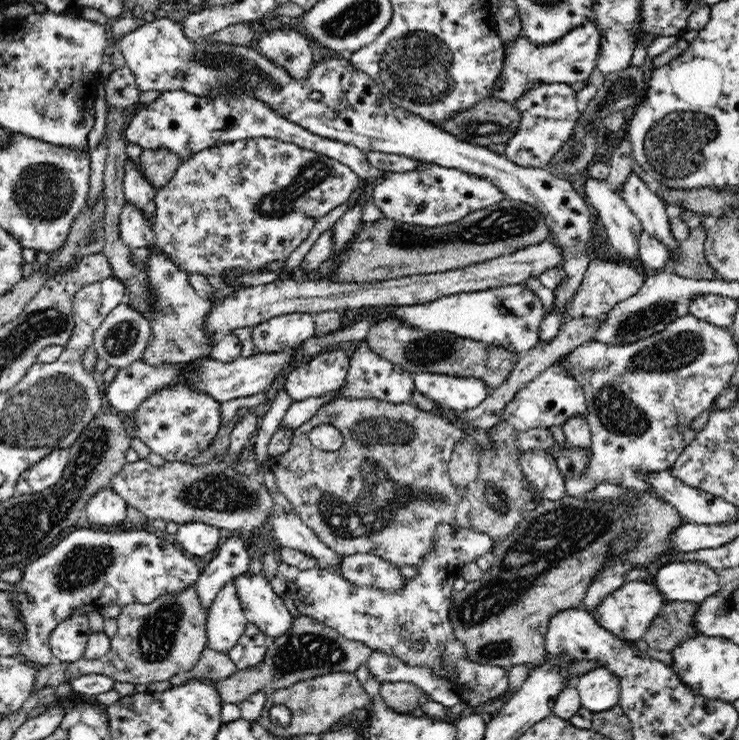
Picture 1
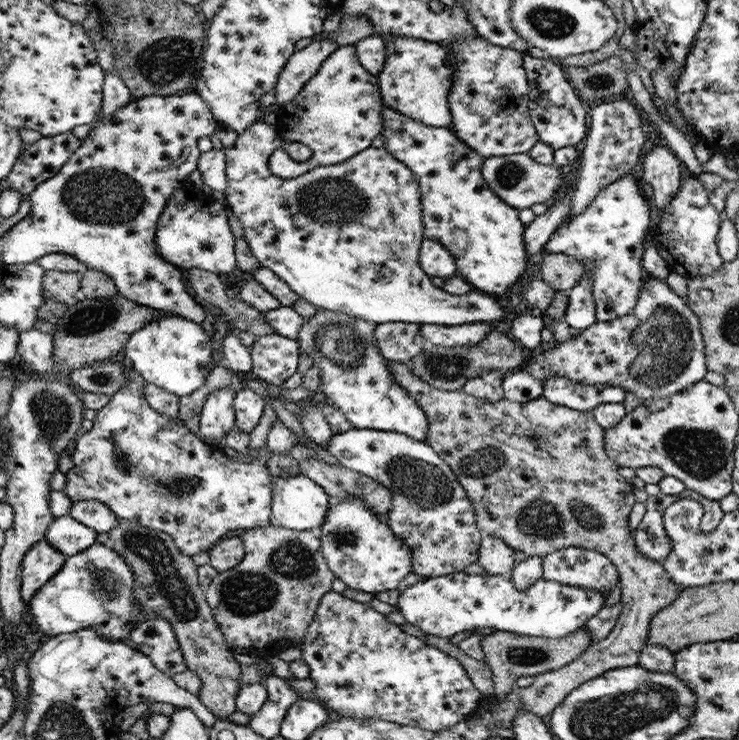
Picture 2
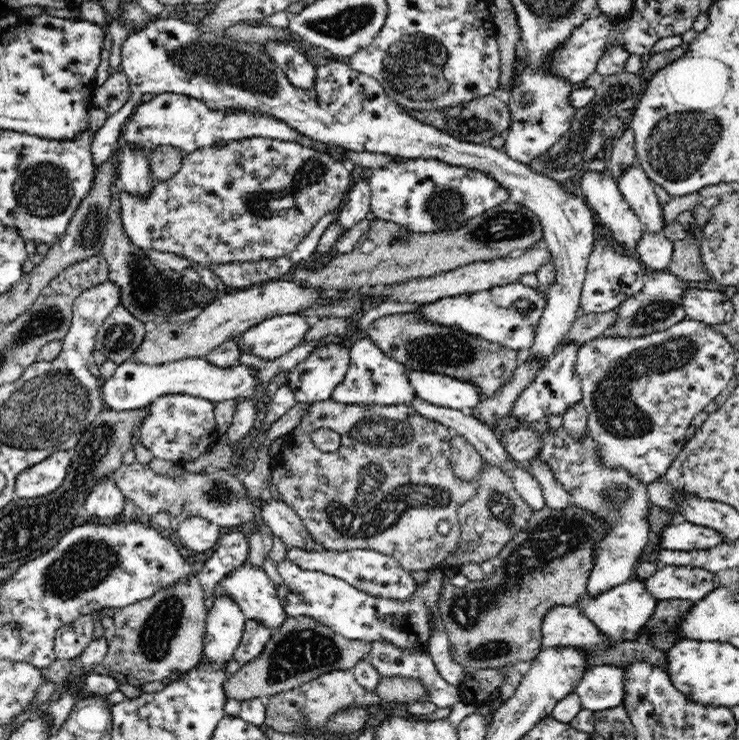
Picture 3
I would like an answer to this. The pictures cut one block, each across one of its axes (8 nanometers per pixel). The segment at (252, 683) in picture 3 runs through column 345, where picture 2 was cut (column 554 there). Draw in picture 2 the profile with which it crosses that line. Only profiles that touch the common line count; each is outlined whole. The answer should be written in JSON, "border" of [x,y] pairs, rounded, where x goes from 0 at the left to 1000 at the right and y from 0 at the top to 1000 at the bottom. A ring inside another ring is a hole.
{"border":[[[785,849],[760,862],[731,862],[674,853],[651,866],[652,880],[666,904],[668,938],[682,947],[700,920],[706,915],[725,915],[739,908],[762,903],[782,889],[788,881],[802,872],[800,855]]]}

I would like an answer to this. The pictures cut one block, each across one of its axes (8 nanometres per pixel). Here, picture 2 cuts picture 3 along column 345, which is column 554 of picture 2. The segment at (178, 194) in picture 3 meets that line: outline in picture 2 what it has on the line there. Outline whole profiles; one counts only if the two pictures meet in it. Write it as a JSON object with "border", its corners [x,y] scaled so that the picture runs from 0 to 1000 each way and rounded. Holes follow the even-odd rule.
{"border":[[[712,207],[656,214],[651,231],[655,245],[668,262],[683,276],[694,278],[698,284],[706,284],[723,276],[747,276],[750,265],[758,259],[760,251],[765,251],[763,246],[769,242],[767,235],[758,228],[747,223],[729,222]]]}

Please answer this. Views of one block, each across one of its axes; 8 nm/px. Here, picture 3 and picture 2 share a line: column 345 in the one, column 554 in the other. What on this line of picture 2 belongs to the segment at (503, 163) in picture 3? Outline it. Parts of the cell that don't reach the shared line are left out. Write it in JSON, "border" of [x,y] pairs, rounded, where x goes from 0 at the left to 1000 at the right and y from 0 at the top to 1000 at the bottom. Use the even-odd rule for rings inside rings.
{"border":[[[714,76],[708,81],[708,91],[716,116],[717,161],[729,189],[744,195],[751,203],[778,197],[790,189],[796,177],[796,168],[793,168],[796,151],[790,149],[782,124],[766,105],[765,91],[742,76],[739,81]]]}

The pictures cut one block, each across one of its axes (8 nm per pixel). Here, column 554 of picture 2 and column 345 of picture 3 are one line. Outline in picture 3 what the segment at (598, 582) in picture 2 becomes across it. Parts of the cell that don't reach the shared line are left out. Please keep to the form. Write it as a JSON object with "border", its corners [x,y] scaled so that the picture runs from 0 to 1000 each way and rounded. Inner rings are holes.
{"border":[[[395,739],[388,743],[387,755],[401,761],[411,770],[432,770],[455,781],[461,781],[484,797],[502,803],[503,807],[530,809],[530,812],[547,815],[555,812],[560,807],[560,800],[563,800],[564,786],[560,780],[536,755],[510,743],[453,745],[441,742],[440,745],[417,745]]]}

